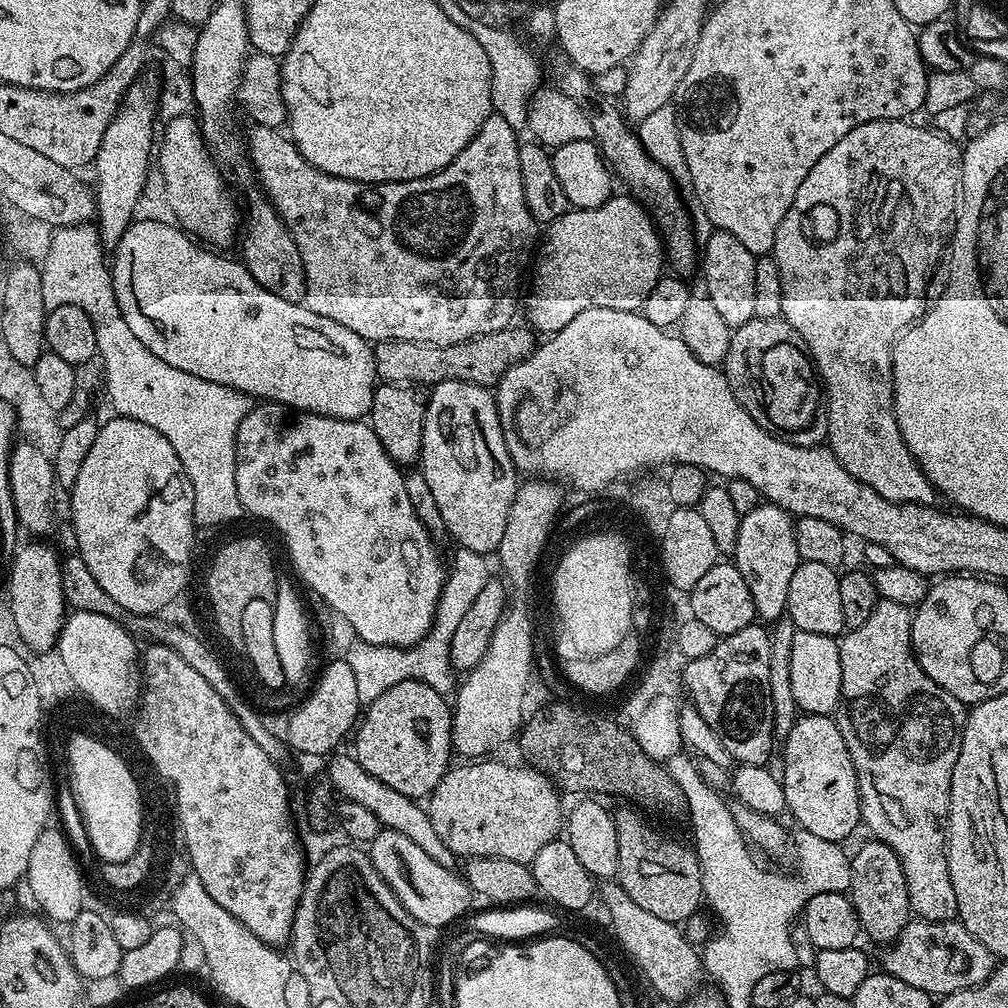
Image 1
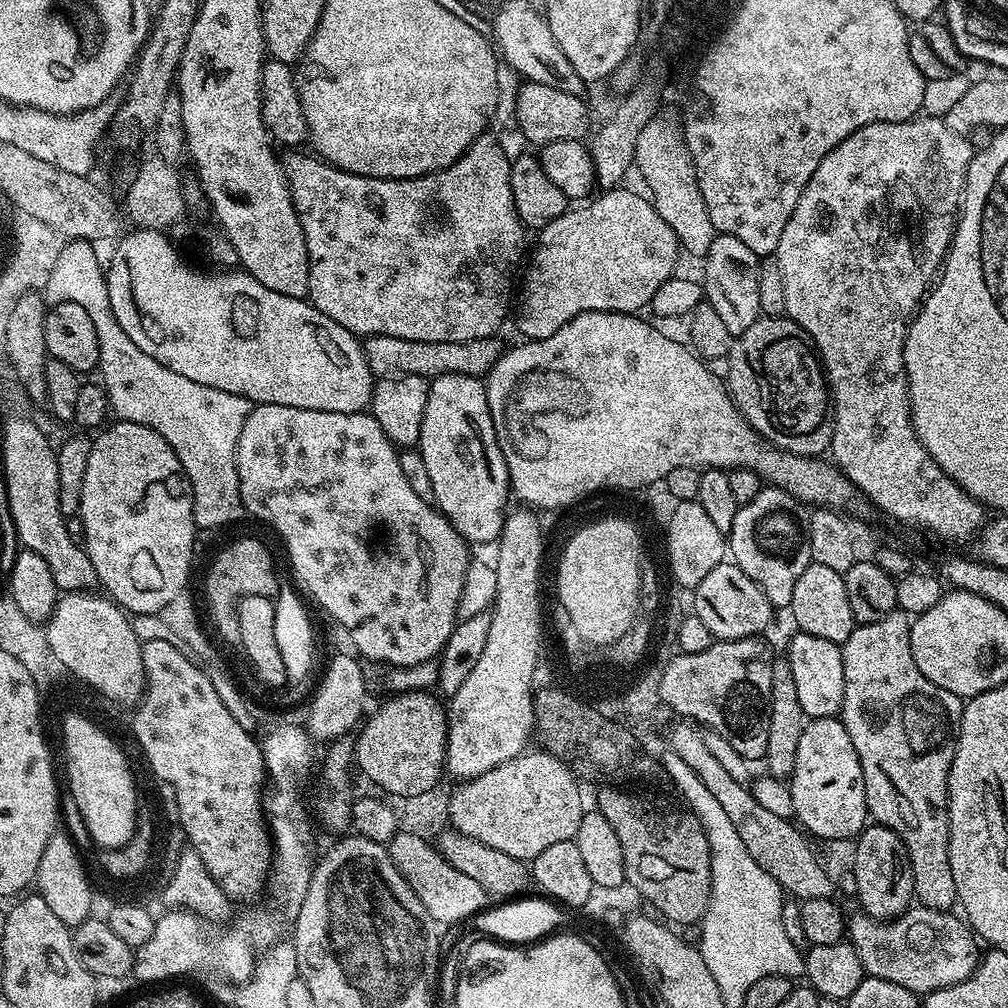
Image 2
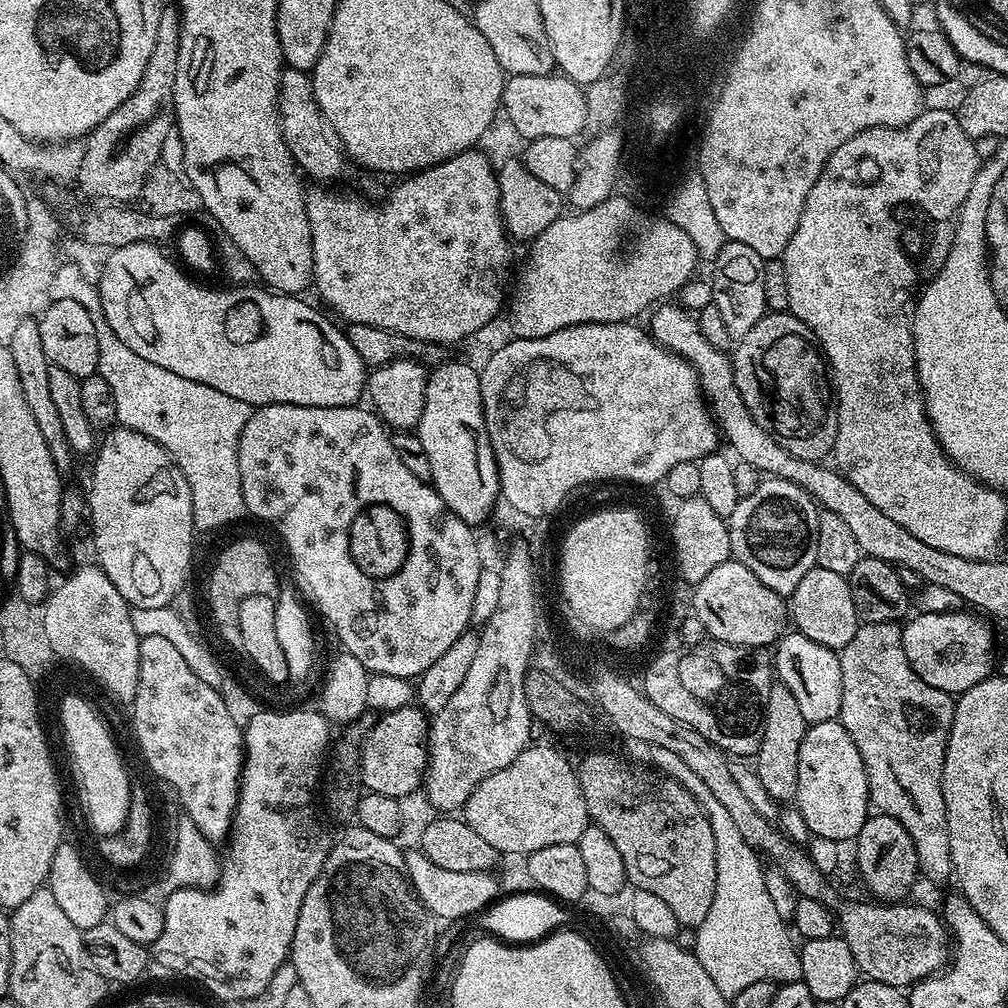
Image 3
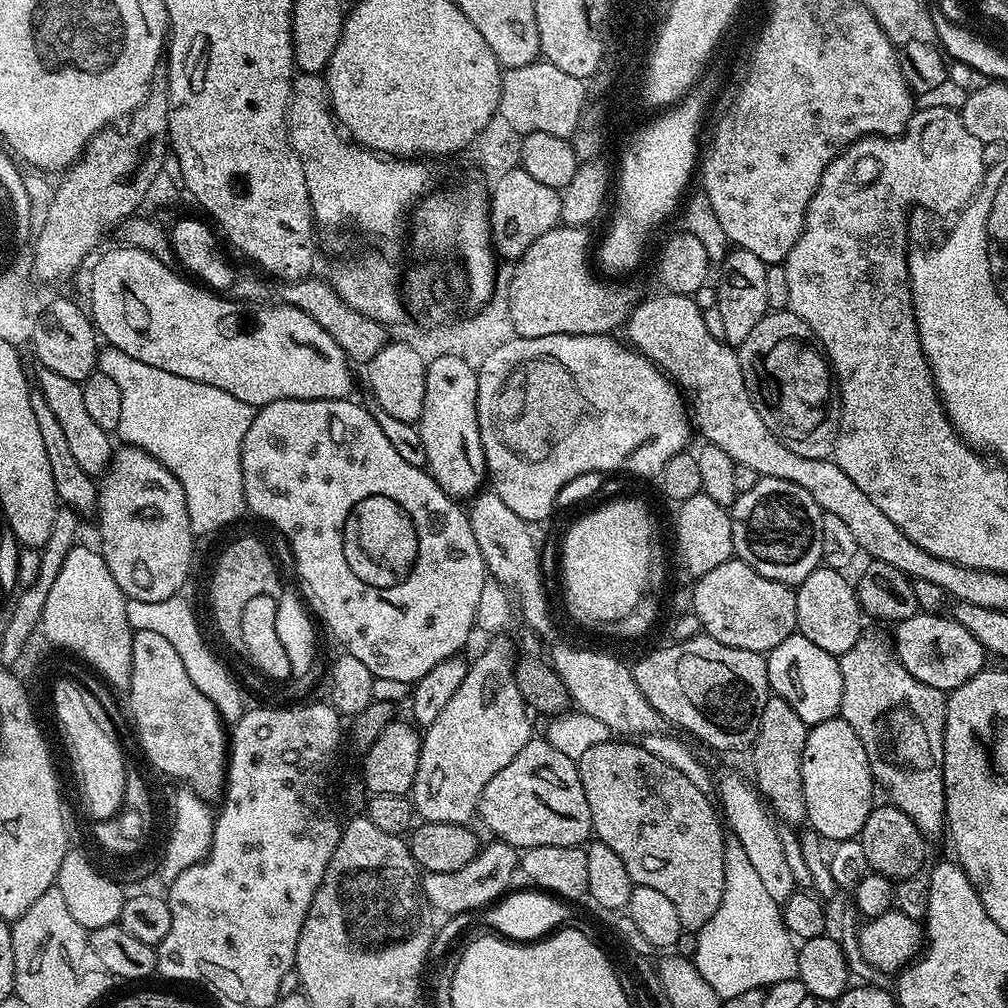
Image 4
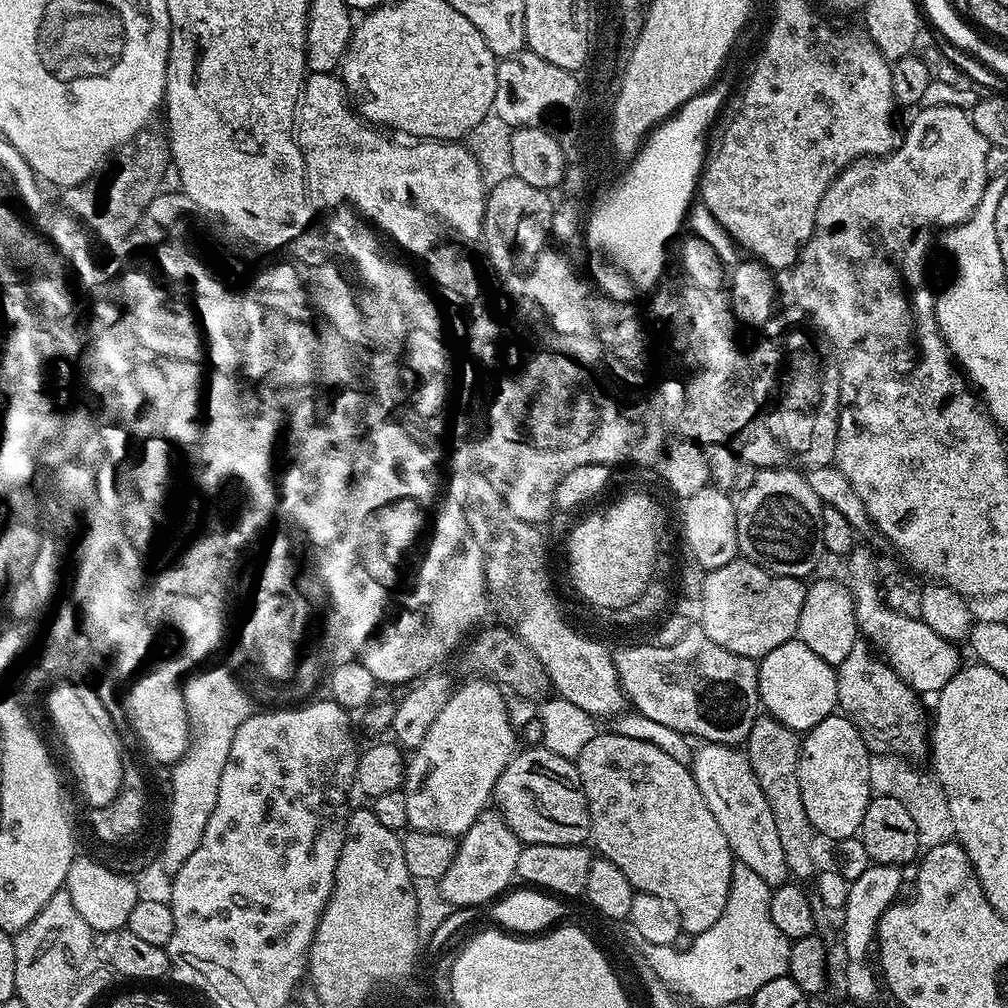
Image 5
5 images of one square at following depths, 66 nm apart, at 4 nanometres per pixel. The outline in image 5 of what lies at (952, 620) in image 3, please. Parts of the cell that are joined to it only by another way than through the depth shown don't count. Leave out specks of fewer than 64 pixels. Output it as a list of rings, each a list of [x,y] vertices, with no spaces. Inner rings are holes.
[[[853,547],[846,560],[849,576],[847,579],[851,581],[852,596],[856,600],[856,627],[859,635],[918,694],[940,693],[942,686],[946,686],[946,682],[950,682],[950,678],[954,678],[962,667],[960,652],[956,649],[959,647],[953,641],[936,634],[923,620],[911,620],[909,616],[903,616],[901,612],[895,612],[890,605],[885,604],[877,584],[872,552],[868,548],[860,547]]]

